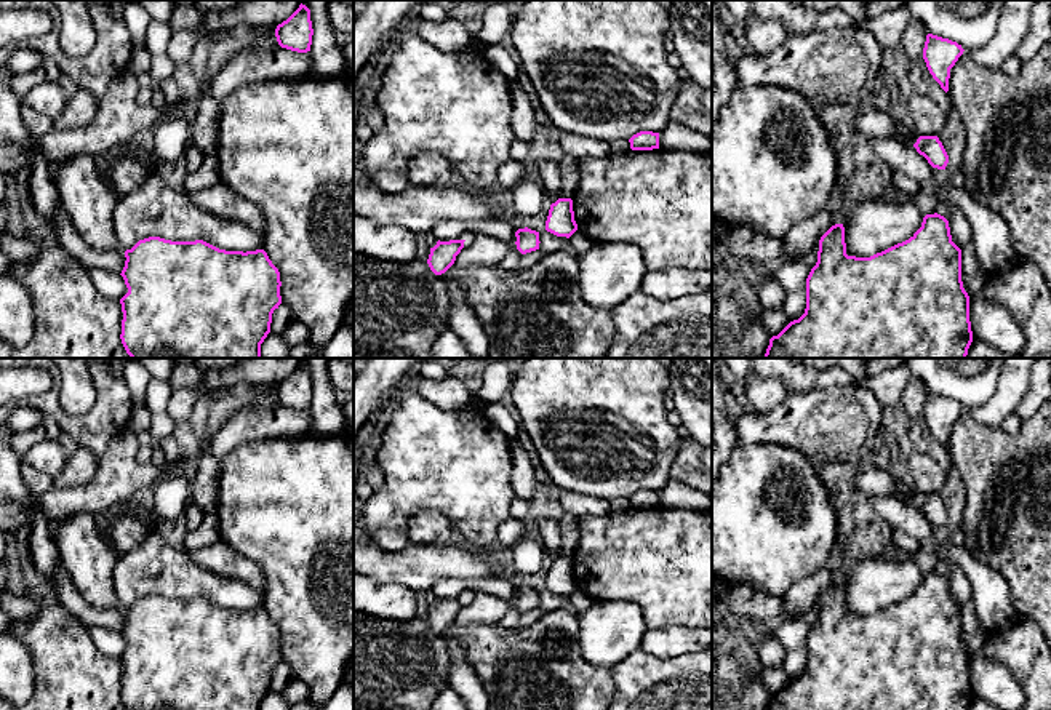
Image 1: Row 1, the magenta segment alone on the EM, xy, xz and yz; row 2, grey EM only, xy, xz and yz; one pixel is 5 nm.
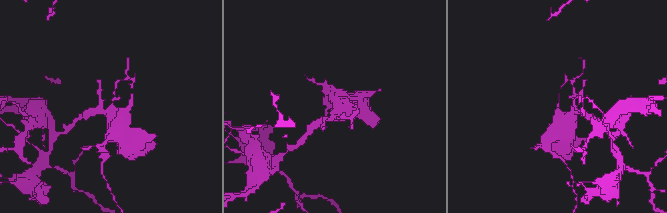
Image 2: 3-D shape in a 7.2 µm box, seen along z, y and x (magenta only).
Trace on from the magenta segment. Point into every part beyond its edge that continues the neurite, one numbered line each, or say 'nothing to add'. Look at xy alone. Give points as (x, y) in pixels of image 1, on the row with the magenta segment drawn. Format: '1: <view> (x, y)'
nothing to add

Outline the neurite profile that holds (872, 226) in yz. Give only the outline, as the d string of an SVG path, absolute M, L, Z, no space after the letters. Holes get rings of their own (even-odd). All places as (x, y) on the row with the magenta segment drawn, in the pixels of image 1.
M880 197L851 203L846 209L846 254L870 257L913 237L923 214L912 200L883 200Z

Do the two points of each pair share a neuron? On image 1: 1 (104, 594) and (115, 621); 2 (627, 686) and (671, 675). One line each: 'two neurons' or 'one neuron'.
1: two neurons
2: one neuron

